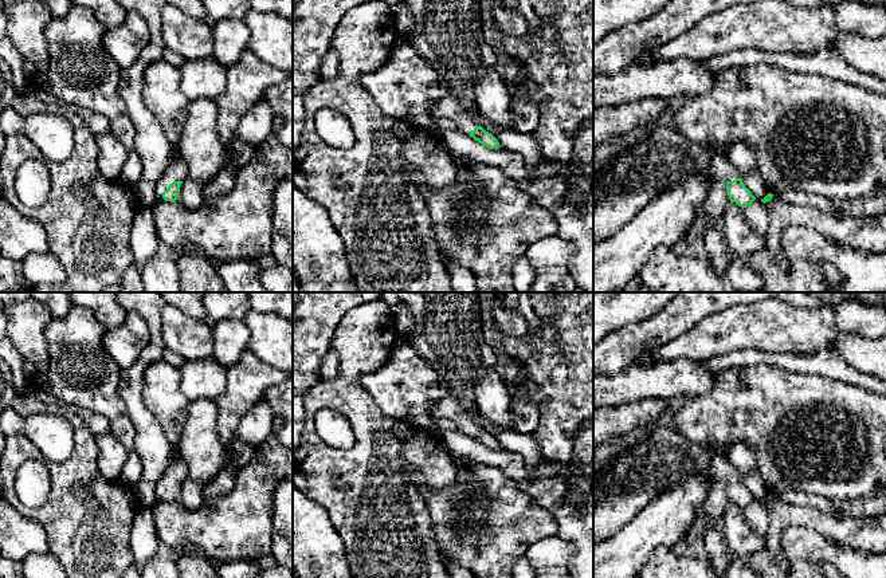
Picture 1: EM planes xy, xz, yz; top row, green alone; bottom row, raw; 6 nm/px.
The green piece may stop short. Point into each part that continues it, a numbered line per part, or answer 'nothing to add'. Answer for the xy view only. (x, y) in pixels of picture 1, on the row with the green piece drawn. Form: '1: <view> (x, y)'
1: xy (177, 170)

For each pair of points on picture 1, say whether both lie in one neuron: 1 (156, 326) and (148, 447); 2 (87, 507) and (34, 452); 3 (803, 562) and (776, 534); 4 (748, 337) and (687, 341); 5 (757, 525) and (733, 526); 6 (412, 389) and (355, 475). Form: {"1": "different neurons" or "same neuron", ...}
{"1": "same neuron", "2": "same neuron", "3": "different neurons", "4": "same neuron", "5": "different neurons", "6": "different neurons"}

